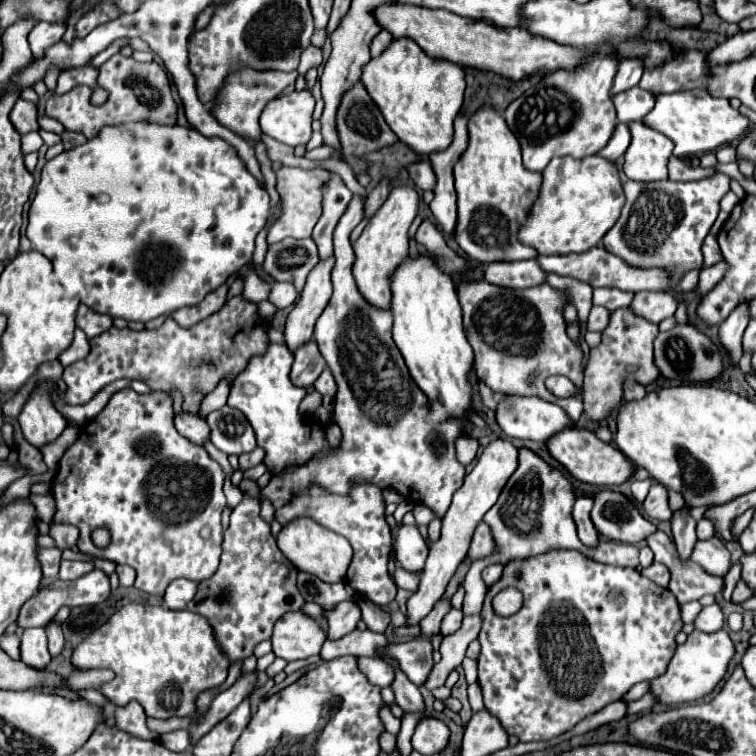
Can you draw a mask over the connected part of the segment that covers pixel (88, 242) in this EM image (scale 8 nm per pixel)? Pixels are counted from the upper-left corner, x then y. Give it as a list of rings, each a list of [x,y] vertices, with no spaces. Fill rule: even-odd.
[[[135,122],[135,124],[117,124],[101,128],[95,140],[85,142],[83,146],[71,148],[55,156],[43,166],[41,182],[37,184],[37,194],[31,202],[29,210],[29,226],[27,238],[31,240],[33,248],[47,256],[53,264],[53,272],[57,280],[73,290],[83,304],[87,304],[95,312],[103,312],[113,318],[125,318],[135,322],[149,322],[157,316],[171,314],[183,306],[199,304],[209,292],[219,288],[227,282],[227,278],[241,270],[245,264],[251,262],[255,250],[255,238],[265,228],[271,214],[271,198],[267,190],[257,182],[255,176],[249,174],[243,160],[237,156],[235,148],[217,136],[203,136],[195,128],[175,126],[161,126],[149,122]]]

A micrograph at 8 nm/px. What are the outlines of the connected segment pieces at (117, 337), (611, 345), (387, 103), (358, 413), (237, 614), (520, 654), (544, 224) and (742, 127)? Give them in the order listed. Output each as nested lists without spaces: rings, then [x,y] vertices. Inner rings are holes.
[[[243,296],[231,298],[219,312],[191,328],[181,328],[171,316],[157,330],[135,332],[131,328],[109,328],[89,340],[91,352],[83,360],[65,368],[65,402],[87,404],[107,384],[127,378],[141,380],[151,390],[161,390],[165,394],[179,392],[183,396],[183,412],[197,416],[201,400],[213,392],[221,380],[233,384],[235,376],[245,370],[249,360],[267,350],[267,334],[269,322],[259,316],[257,304]]]
[[[629,306],[617,308],[611,312],[607,328],[601,332],[601,344],[589,350],[589,362],[585,368],[585,380],[581,388],[565,388],[565,378],[551,376],[545,380],[545,386],[549,392],[553,392],[559,398],[569,396],[581,396],[583,400],[583,414],[591,422],[603,422],[607,420],[623,402],[623,384],[633,378],[637,384],[651,384],[659,370],[653,364],[653,340],[659,332],[659,326],[645,320],[643,316],[635,314]]]
[[[401,38],[401,40],[393,40],[393,44],[379,58],[373,58],[367,64],[367,68],[363,68],[361,80],[367,84],[367,92],[371,92],[375,104],[379,104],[379,110],[383,112],[391,130],[413,152],[429,156],[433,152],[441,152],[449,148],[453,140],[453,120],[461,110],[463,92],[465,92],[465,70],[459,64],[429,58],[413,40]]]
[[[353,196],[347,212],[343,214],[343,218],[339,220],[335,228],[335,236],[333,236],[335,268],[331,274],[333,296],[327,308],[323,310],[323,314],[319,316],[315,324],[315,332],[313,332],[319,344],[319,350],[339,386],[337,398],[335,398],[335,416],[343,432],[341,446],[335,448],[333,454],[327,456],[327,460],[315,460],[315,464],[307,464],[307,468],[295,468],[291,476],[273,476],[271,482],[265,488],[261,488],[261,498],[267,498],[277,510],[283,504],[287,504],[287,500],[291,500],[291,488],[303,488],[303,484],[311,484],[311,480],[319,480],[319,484],[323,484],[325,488],[331,488],[331,492],[347,492],[349,480],[357,478],[357,480],[369,480],[383,490],[391,488],[399,492],[401,496],[405,496],[407,500],[427,506],[437,518],[441,518],[447,512],[453,494],[463,486],[463,478],[465,478],[465,466],[461,466],[455,458],[455,440],[461,436],[463,422],[447,420],[443,424],[433,424],[433,426],[427,424],[427,412],[429,412],[427,398],[423,396],[423,392],[419,392],[419,386],[415,384],[415,380],[411,380],[411,374],[403,362],[403,356],[391,338],[391,326],[393,326],[391,310],[375,308],[373,304],[363,300],[355,284],[355,278],[351,274],[355,252],[349,242],[349,234],[363,218],[363,204],[365,204],[363,198]]]
[[[245,496],[231,512],[231,524],[223,534],[221,564],[211,578],[199,582],[195,598],[187,604],[187,610],[205,616],[213,624],[217,642],[231,662],[251,656],[261,640],[271,638],[273,624],[285,612],[301,610],[305,604],[295,588],[297,568],[277,548],[271,528],[261,520],[259,510],[259,500]]]
[[[575,550],[549,552],[525,560],[525,564],[515,562],[507,564],[501,580],[487,590],[481,610],[481,654],[477,658],[485,708],[501,720],[507,734],[517,736],[521,742],[547,742],[607,704],[621,700],[637,682],[665,674],[677,646],[675,636],[683,628],[679,604],[667,588],[651,584],[651,580],[633,568],[595,564]],[[509,586],[523,592],[523,608],[503,618],[493,612],[491,600]]]
[[[601,156],[555,158],[543,170],[541,196],[537,198],[529,218],[523,222],[519,240],[533,246],[541,254],[587,252],[613,228],[621,216],[623,204],[625,194],[619,180],[619,170],[613,162]]]
[[[671,92],[655,96],[655,108],[643,118],[645,126],[665,134],[673,140],[673,154],[679,156],[701,156],[705,152],[713,152],[719,146],[725,146],[749,130],[749,120],[739,114],[739,110],[731,108],[727,98],[707,96],[707,92]]]

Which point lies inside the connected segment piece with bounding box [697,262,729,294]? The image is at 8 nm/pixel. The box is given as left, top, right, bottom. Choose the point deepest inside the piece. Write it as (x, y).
(709, 277)

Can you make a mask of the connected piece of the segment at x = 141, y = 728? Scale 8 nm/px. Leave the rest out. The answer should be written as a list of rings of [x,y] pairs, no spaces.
[[[135,700],[125,704],[125,706],[117,706],[115,708],[115,720],[117,720],[117,728],[135,734],[137,738],[143,740],[157,740],[159,734],[151,732],[145,726],[145,712],[141,708],[141,704],[137,704]]]

